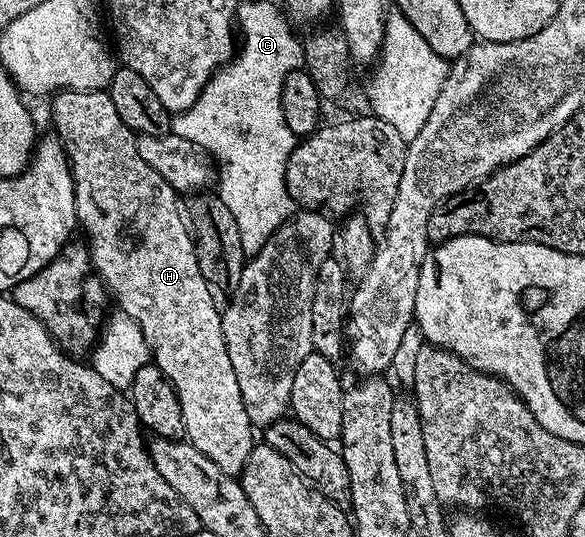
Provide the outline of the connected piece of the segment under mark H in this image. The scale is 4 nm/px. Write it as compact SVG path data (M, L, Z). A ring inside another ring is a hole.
M109 90L60 91L53 99L53 130L70 162L77 226L86 230L85 242L93 270L96 275L98 271L107 289L114 294L117 310L138 323L151 349L153 366L162 370L164 377L173 385L184 413L185 438L200 449L208 461L224 469L224 473L241 476L248 453L252 453L256 442L256 428L250 422L248 409L244 409L240 384L236 382L232 361L228 361L222 311L214 304L215 292L200 273L194 237L184 218L179 192L174 191L172 185L168 185L168 181L164 181L164 177L144 161L144 157L140 157L138 136L124 125L124 121L120 121L120 113L116 113L116 105L112 105Z

